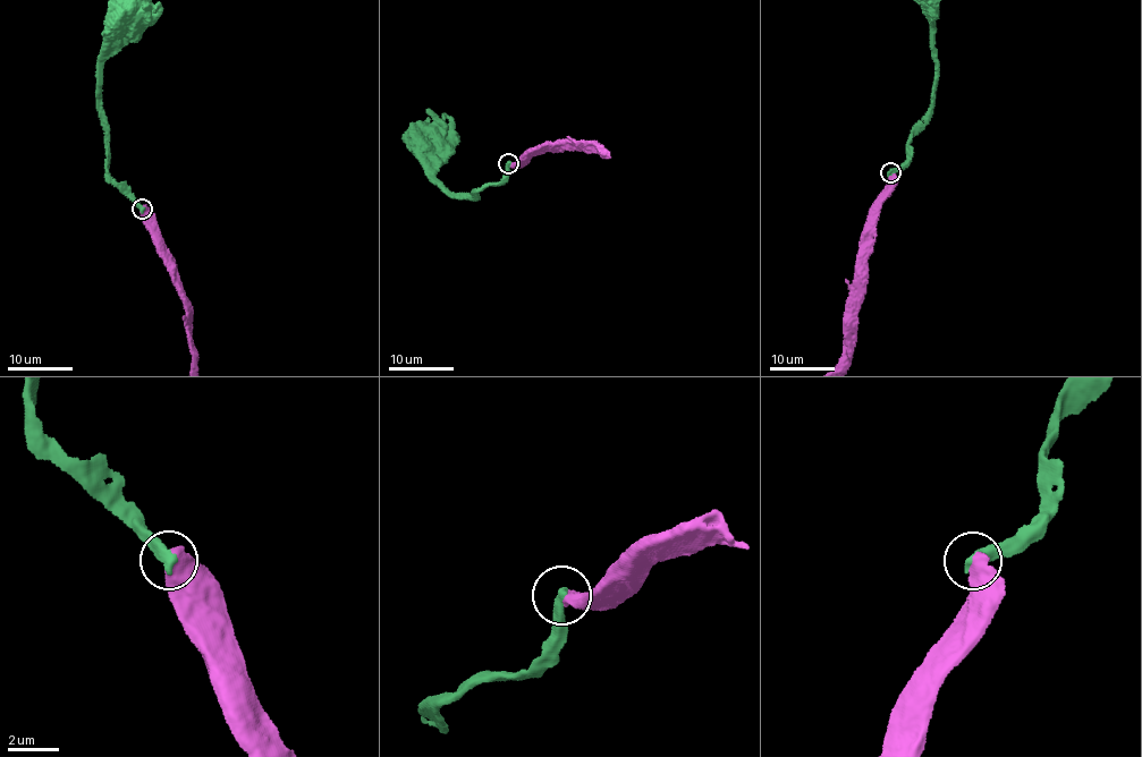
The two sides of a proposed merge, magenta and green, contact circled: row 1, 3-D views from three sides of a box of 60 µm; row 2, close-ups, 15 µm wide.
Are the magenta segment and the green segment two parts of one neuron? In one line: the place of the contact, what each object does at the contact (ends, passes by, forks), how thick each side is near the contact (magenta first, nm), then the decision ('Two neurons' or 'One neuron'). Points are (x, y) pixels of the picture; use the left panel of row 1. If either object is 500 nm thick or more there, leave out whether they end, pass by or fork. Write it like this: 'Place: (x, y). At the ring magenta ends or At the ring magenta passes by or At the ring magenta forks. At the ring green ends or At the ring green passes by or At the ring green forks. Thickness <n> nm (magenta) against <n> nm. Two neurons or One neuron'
Place: (142, 209). Thickness 650 nm (magenta) against 460 nm. Two neurons

